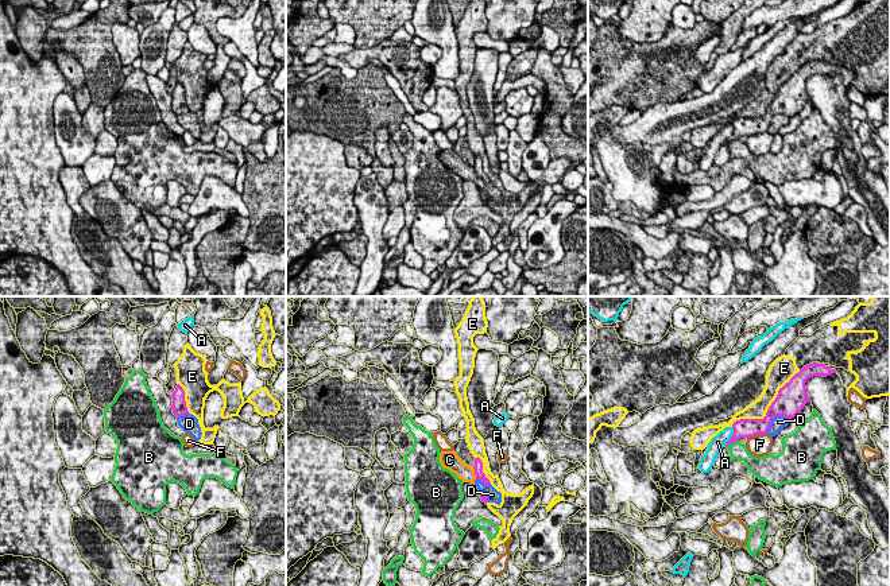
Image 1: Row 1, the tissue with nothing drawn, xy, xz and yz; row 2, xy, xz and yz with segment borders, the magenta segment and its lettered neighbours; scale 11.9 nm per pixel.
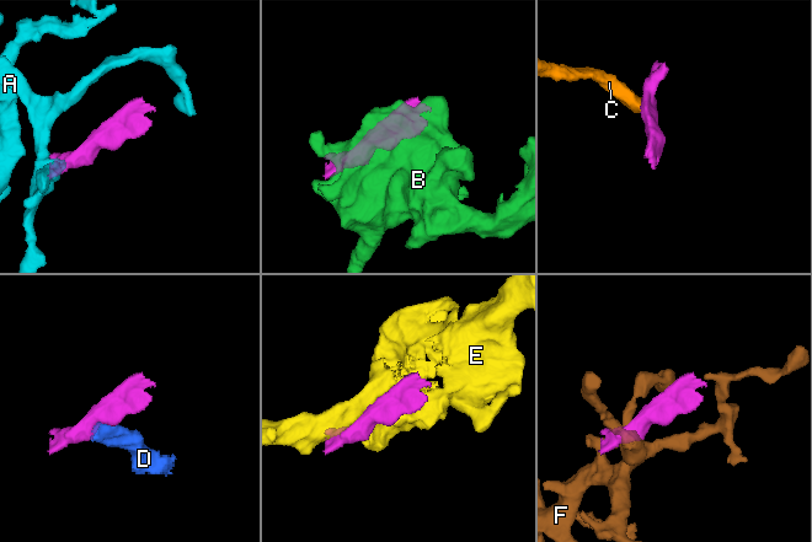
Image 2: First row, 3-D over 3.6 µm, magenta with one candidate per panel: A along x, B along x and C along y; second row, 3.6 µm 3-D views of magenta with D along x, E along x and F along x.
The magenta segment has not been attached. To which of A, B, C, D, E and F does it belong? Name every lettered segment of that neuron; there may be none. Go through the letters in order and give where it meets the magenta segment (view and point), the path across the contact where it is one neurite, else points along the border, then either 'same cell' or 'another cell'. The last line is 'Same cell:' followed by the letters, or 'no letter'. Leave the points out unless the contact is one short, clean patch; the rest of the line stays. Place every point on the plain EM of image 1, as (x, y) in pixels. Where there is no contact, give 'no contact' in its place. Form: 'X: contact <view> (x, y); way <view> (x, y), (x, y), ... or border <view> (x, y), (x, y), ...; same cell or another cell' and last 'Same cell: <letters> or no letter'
A: contact yz (731, 135); border yz (732, 125), (732, 134), (724, 143); another cell
B: contact yz (731, 140); border yz (738, 138), (726, 144); another cell
C: contact xz (475, 171); border xz (472, 166), (476, 175); another cell
D: contact yz (774, 115); border yz (789, 116), (777, 113), (770, 120), (766, 131); another cell
E: contact yz (767, 108); another cell
F: contact yz (757, 132); border yz (766, 131), (758, 131), (747, 136); another cell
Same cell: no letter

